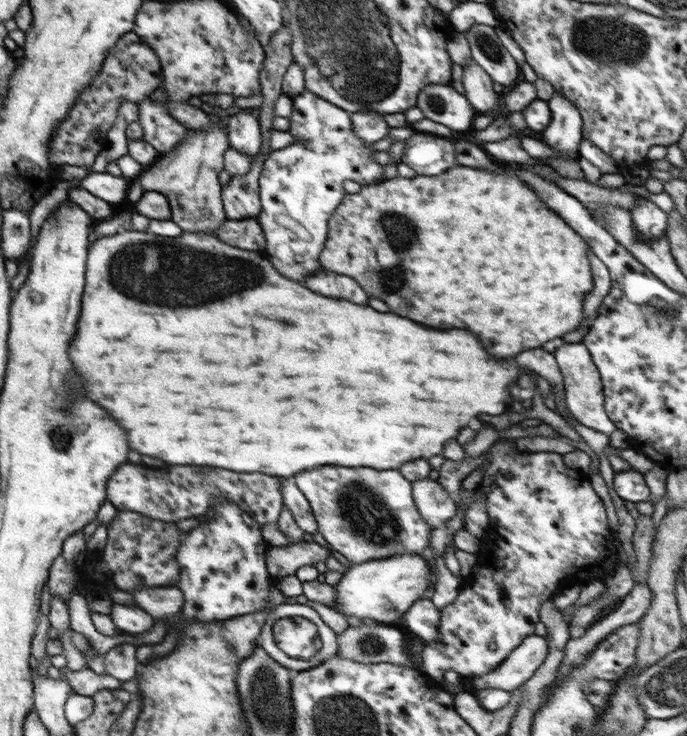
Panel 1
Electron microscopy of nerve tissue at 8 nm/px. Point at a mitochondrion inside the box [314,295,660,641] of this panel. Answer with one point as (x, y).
(363, 510)

